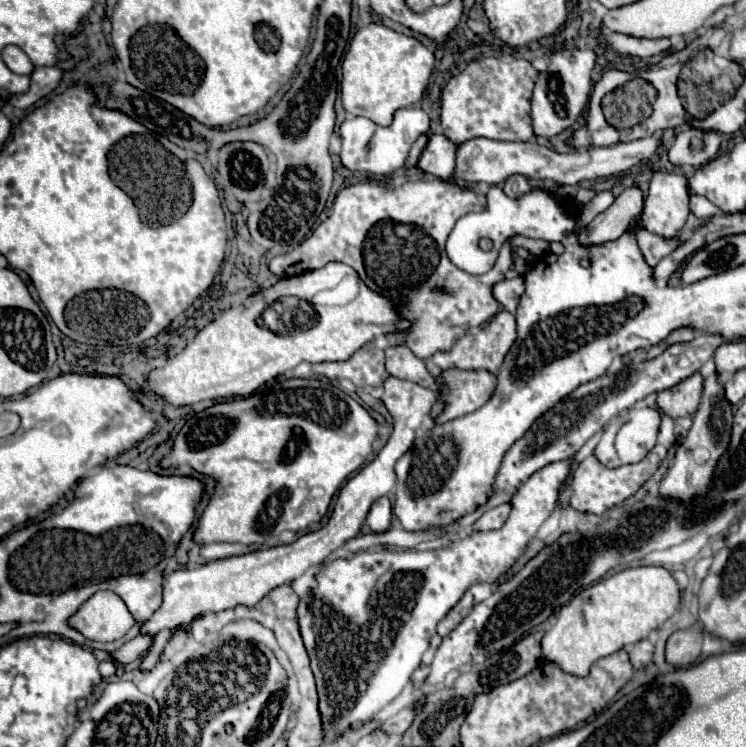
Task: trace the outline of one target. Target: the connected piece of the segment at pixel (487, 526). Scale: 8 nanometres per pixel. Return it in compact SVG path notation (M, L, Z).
M505 502L505 504L499 504L497 508L491 508L487 510L475 524L473 524L473 530L497 530L505 524L507 516L511 512L511 502Z

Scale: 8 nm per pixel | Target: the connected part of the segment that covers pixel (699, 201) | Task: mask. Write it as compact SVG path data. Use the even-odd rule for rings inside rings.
M691 196L691 212L699 218L699 220L707 220L711 216L725 216L717 206L713 206L707 198L703 196Z

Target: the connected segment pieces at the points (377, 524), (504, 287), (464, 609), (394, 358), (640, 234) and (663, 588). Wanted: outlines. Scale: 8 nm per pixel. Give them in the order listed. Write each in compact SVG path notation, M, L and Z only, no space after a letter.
M381 496L371 504L365 522L373 532L385 532L391 526L391 516L393 516L391 500L387 496Z
M517 276L513 280L503 280L503 282L495 284L495 288L493 288L493 296L511 314L515 314L515 308L519 304L519 298L521 298L523 292L525 292L525 284L523 284L521 276Z
M465 592L465 596L463 596L463 600L459 600L459 604L439 622L439 626L437 626L437 632L439 632L439 636L441 638L445 638L469 612L471 612L471 608L473 608L473 596L471 596L471 592Z
M389 346L385 350L385 356L387 356L385 366L391 376L409 380L409 382L415 382L415 384L421 384L425 388L439 392L435 378L427 372L423 360L419 360L407 346Z
M629 224L629 230L635 234L637 246L645 256L645 262L653 268L663 256L667 256L667 252L675 250L681 240L671 238L671 240L659 240L659 236L651 236L651 232L647 232L645 228L637 228L635 224Z
M661 566L629 568L599 580L581 590L569 604L565 604L551 630L541 640L543 658L555 662L563 672L573 676L587 676L595 660L609 656L627 644L635 644L659 628L675 614L681 604L681 592L669 570Z

